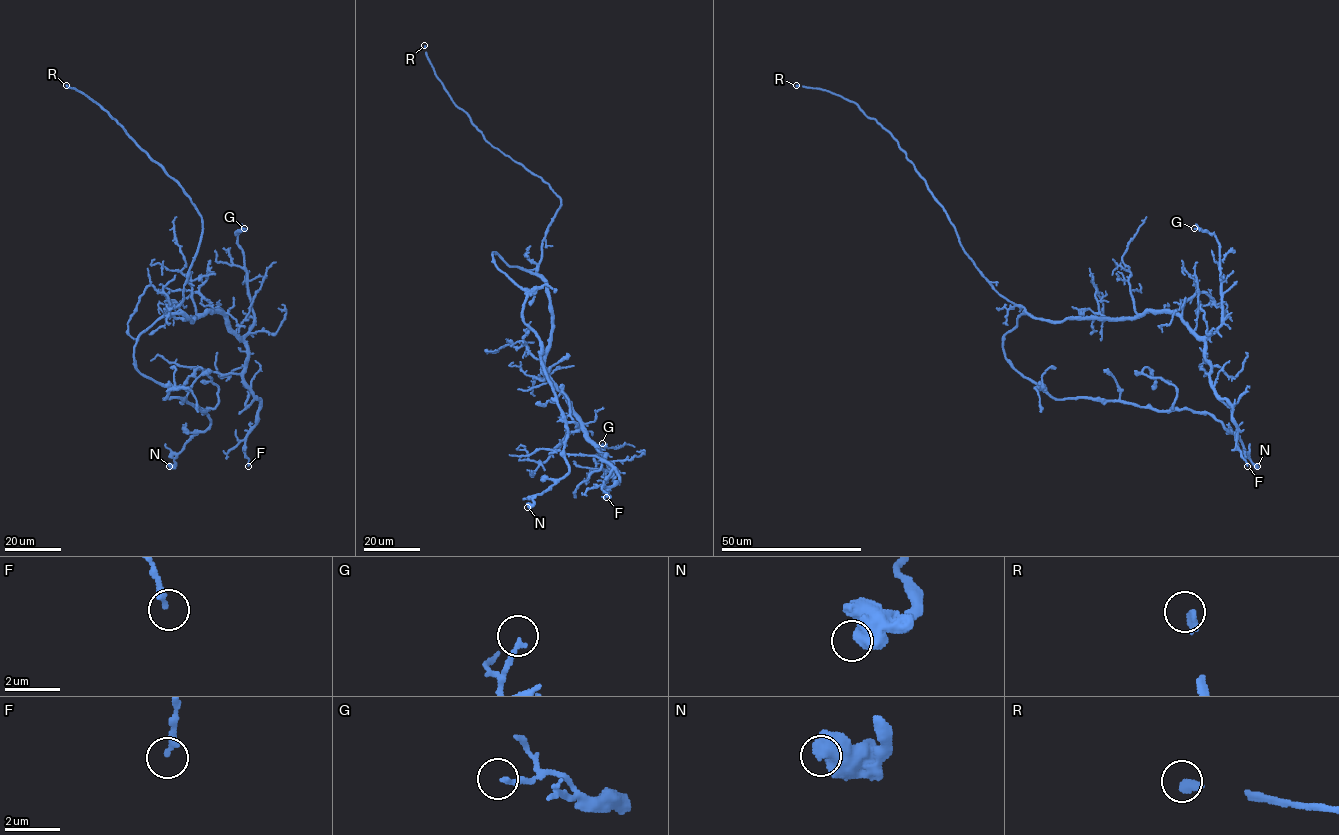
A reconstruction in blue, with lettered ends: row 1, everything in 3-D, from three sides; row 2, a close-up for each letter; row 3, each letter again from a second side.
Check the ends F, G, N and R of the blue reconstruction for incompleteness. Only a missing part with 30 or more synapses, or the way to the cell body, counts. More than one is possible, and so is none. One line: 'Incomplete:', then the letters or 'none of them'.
Incomplete: R

